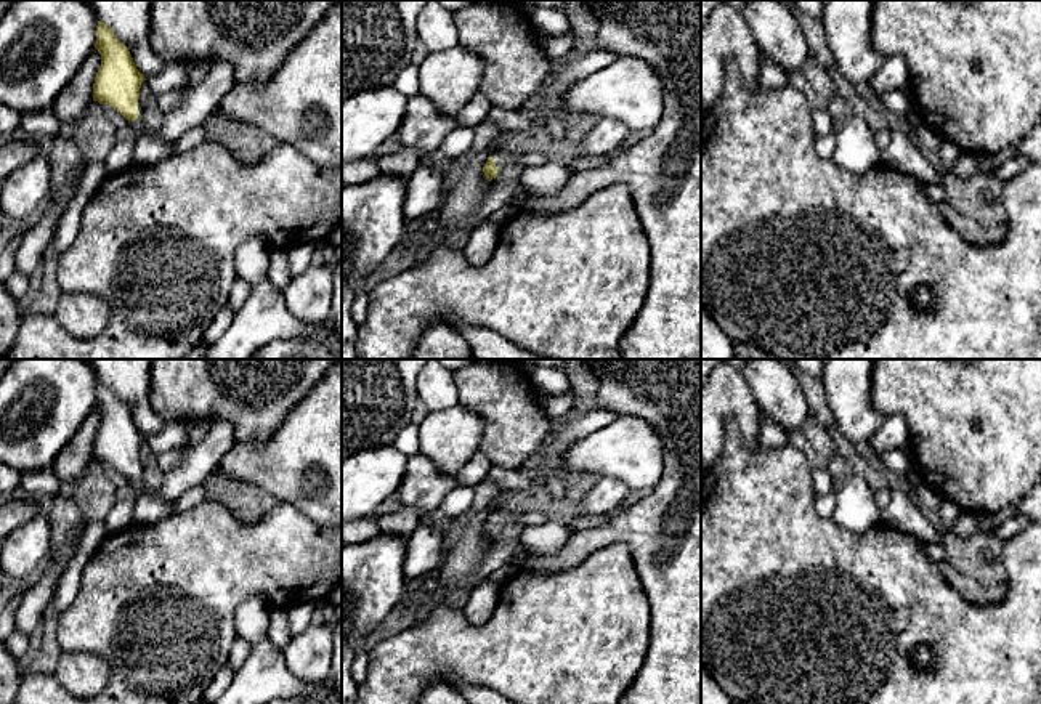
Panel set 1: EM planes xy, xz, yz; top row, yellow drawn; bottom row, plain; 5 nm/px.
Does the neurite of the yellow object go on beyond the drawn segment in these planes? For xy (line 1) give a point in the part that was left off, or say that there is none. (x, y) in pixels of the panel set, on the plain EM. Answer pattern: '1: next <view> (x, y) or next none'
1: next none

